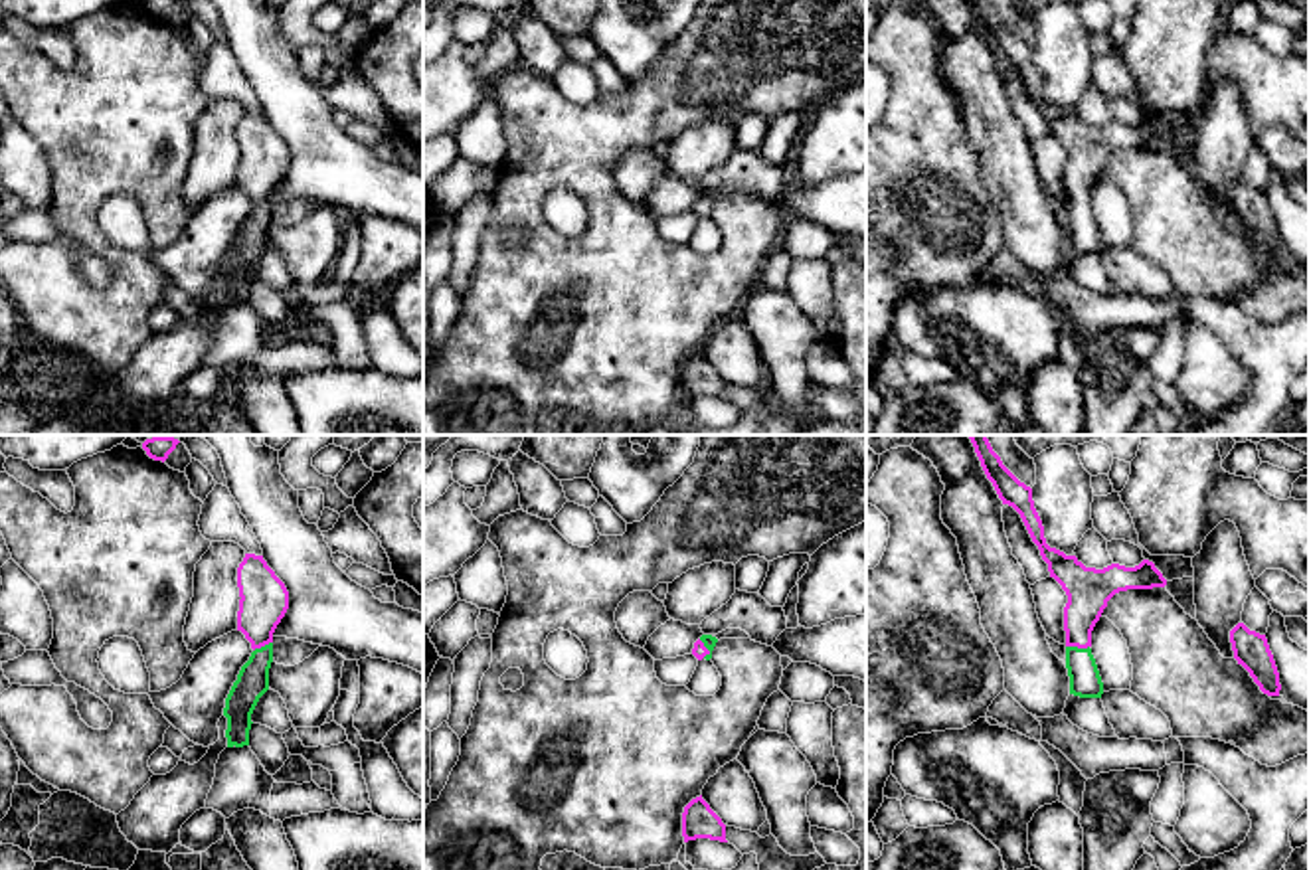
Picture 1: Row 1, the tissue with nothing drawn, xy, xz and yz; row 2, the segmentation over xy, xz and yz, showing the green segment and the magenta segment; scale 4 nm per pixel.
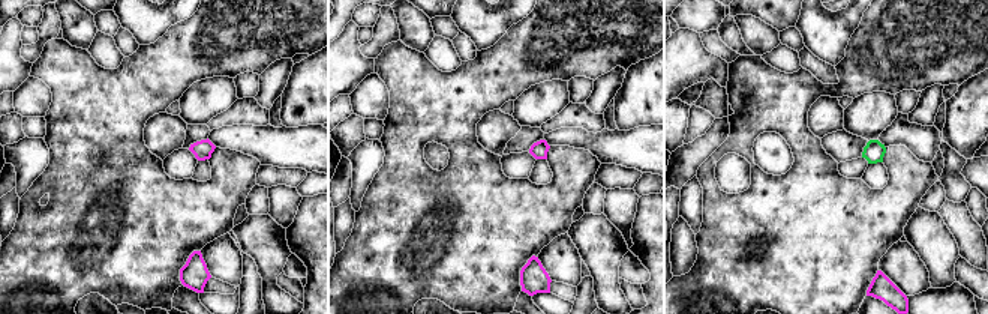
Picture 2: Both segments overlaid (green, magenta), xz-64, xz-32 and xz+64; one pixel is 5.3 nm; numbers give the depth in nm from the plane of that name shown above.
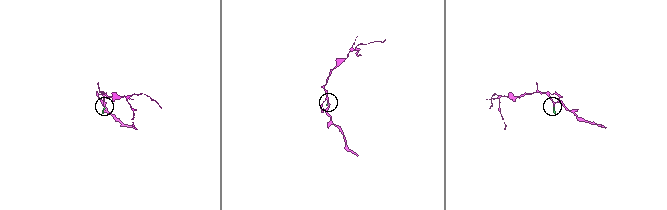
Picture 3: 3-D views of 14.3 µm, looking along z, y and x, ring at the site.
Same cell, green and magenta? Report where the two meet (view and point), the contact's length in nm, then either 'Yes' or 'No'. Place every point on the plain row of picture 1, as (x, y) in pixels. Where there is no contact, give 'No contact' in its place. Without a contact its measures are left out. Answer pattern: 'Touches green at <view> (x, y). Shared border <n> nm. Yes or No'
Touches green at yz (1076, 204). Shared border 100 nm. Yes

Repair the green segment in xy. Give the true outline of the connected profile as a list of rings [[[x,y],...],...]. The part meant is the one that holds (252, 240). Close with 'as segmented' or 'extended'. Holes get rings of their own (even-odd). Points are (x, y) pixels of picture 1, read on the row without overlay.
[[[245,111],[237,125],[237,144],[237,188],[251,200],[253,210],[225,255],[227,304],[249,303],[251,271],[269,247],[273,190],[289,166],[289,148],[263,113]]] | extended

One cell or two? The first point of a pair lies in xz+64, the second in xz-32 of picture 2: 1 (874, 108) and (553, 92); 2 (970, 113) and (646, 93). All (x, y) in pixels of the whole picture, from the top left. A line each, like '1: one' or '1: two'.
1: one
2: one

